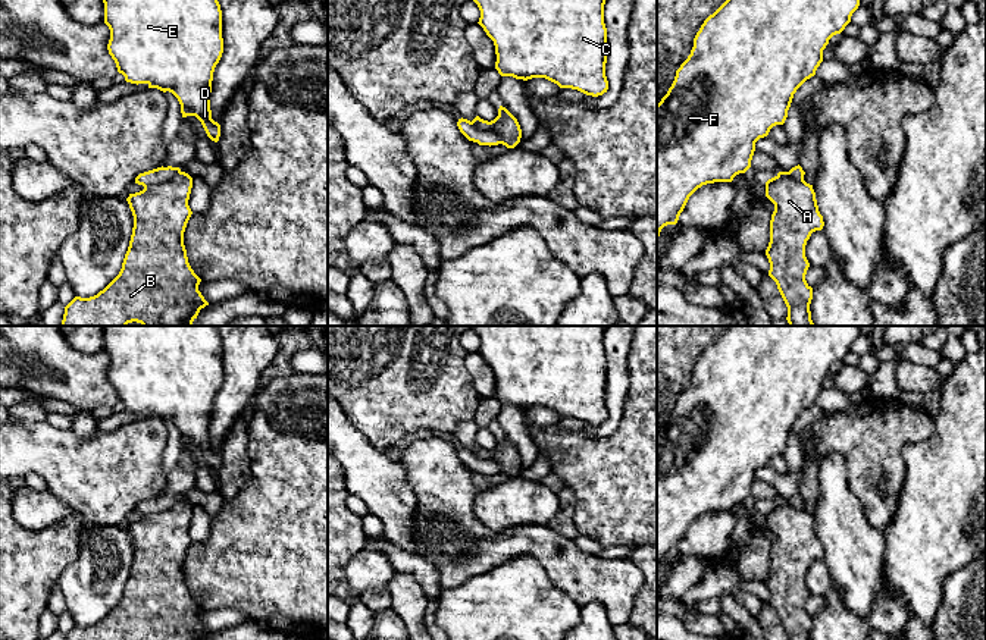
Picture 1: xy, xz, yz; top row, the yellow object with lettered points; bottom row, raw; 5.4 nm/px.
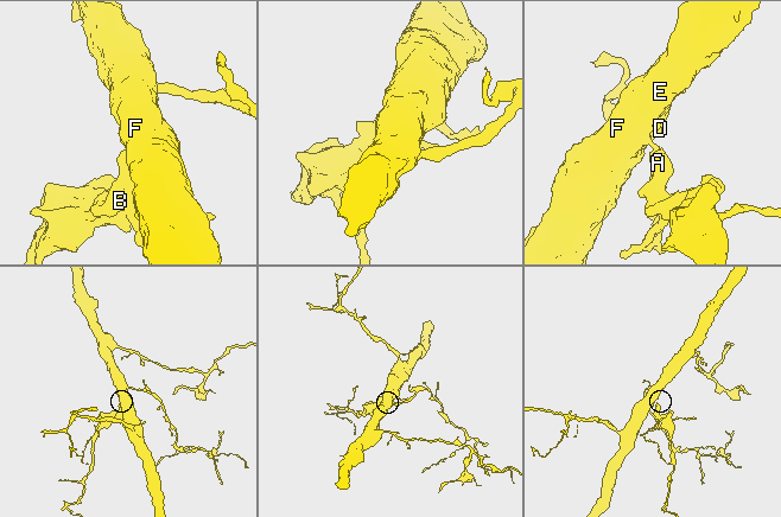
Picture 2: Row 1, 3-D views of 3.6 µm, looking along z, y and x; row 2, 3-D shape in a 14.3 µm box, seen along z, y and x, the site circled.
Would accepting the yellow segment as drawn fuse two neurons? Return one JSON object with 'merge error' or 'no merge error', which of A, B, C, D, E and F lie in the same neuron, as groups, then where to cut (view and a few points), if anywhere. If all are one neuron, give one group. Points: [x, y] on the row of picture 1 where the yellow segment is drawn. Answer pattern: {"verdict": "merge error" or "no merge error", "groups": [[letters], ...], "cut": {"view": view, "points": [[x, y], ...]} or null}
{"verdict": "merge error", "groups": [["A", "B"], ["C", "D", "E", "F"]], "cut": {"view": "xy", "points": [[180, 171], [165, 181], [144, 187]]}}

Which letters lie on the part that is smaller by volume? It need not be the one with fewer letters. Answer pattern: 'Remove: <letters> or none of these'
Remove: A, B

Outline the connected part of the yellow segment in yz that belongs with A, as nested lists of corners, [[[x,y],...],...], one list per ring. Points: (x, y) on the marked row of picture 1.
[[[779,172],[766,182],[766,197],[774,204],[766,250],[769,276],[788,307],[789,326],[814,326],[810,311],[813,288],[805,280],[810,267],[805,245],[811,233],[824,226],[816,192],[805,181]]]

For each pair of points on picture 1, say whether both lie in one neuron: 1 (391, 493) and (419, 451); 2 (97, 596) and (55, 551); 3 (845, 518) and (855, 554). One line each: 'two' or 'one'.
1: two
2: two
3: one

